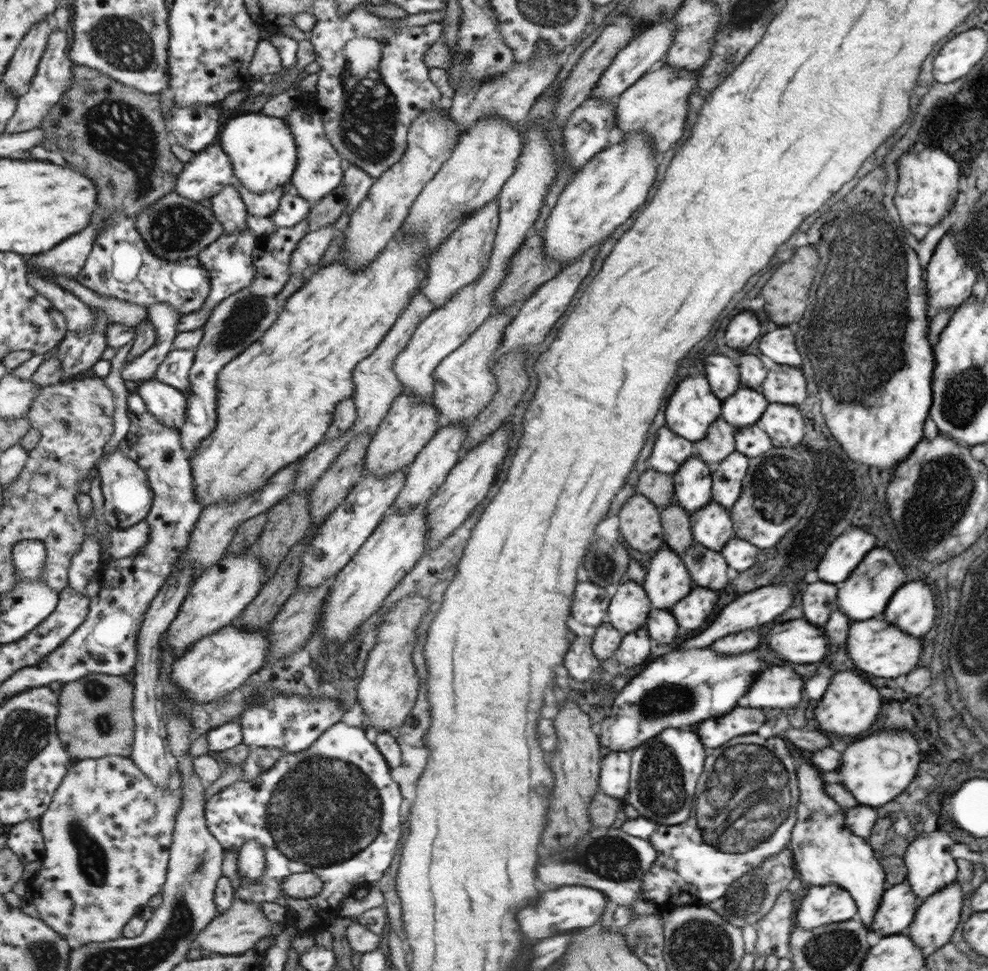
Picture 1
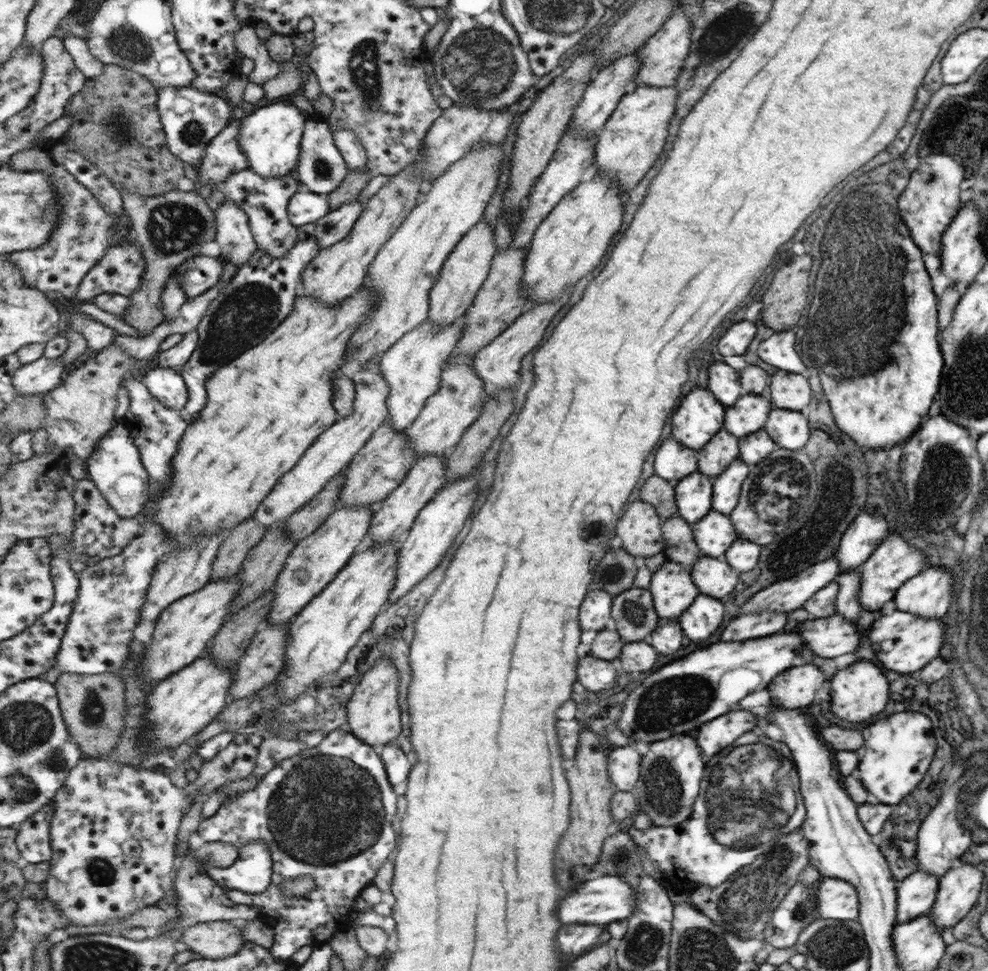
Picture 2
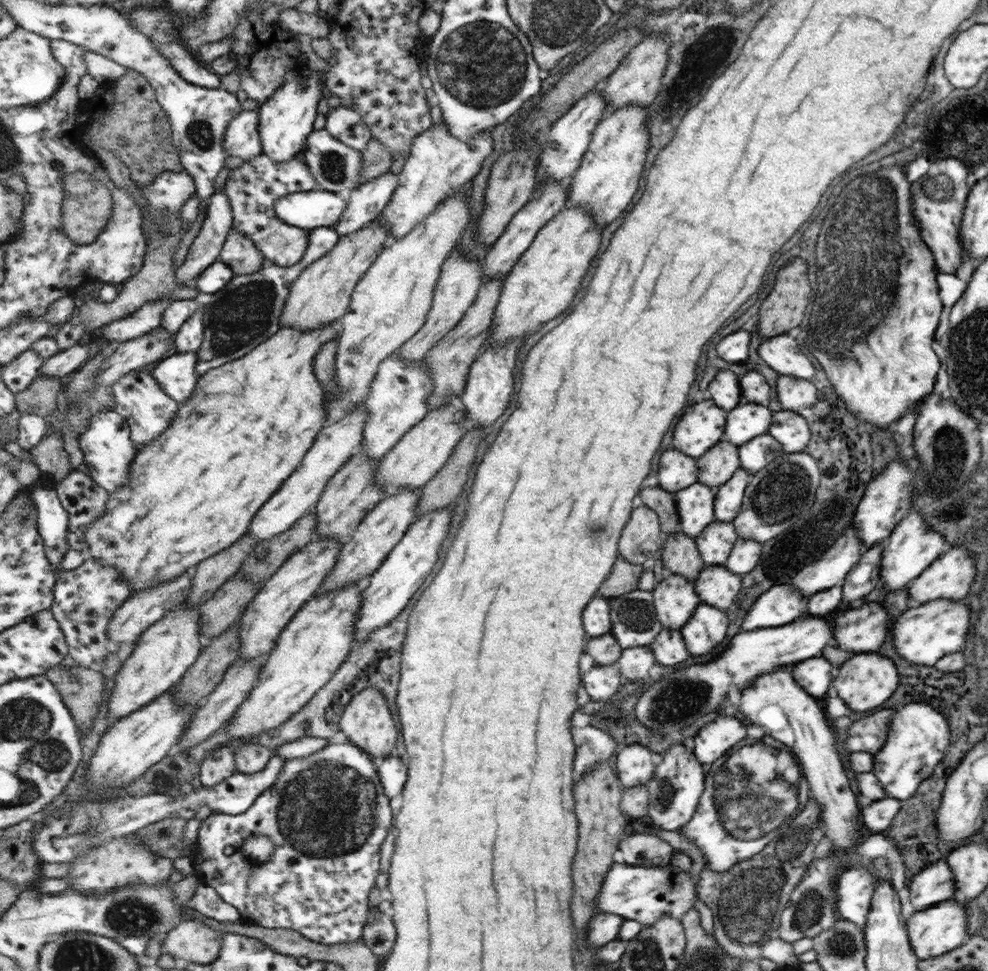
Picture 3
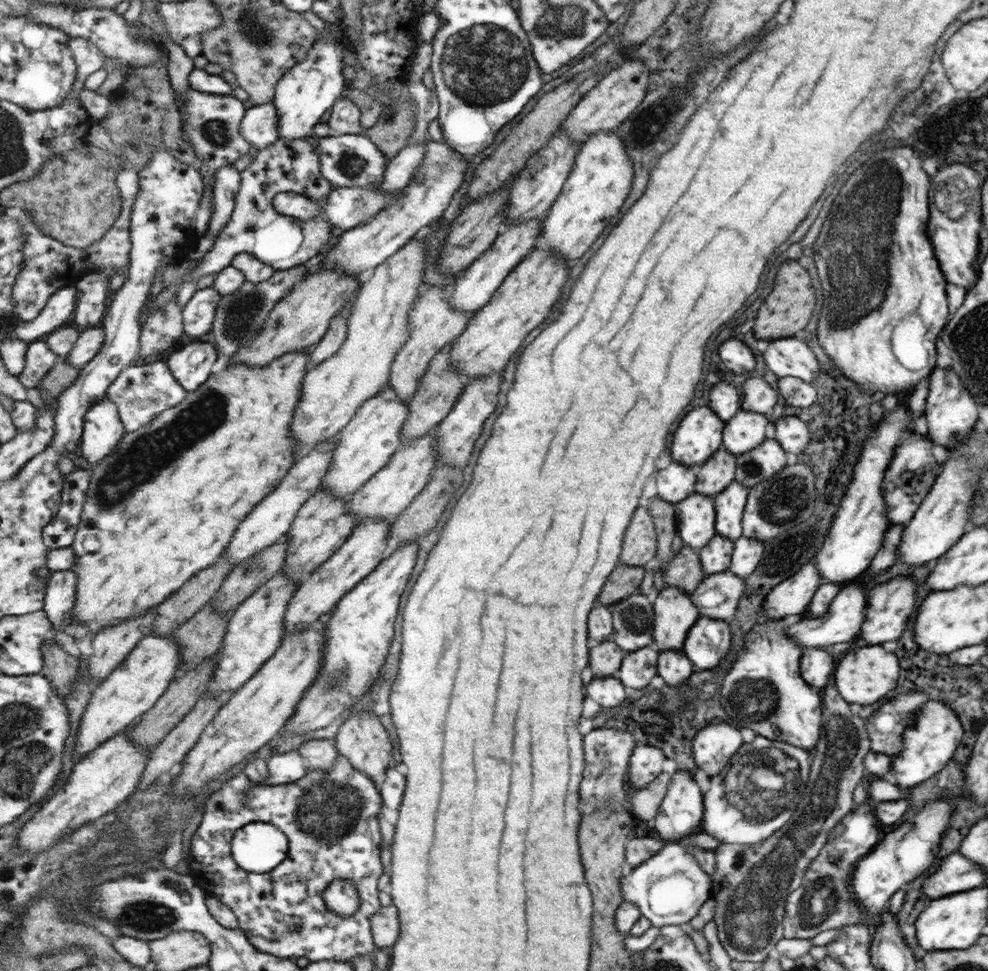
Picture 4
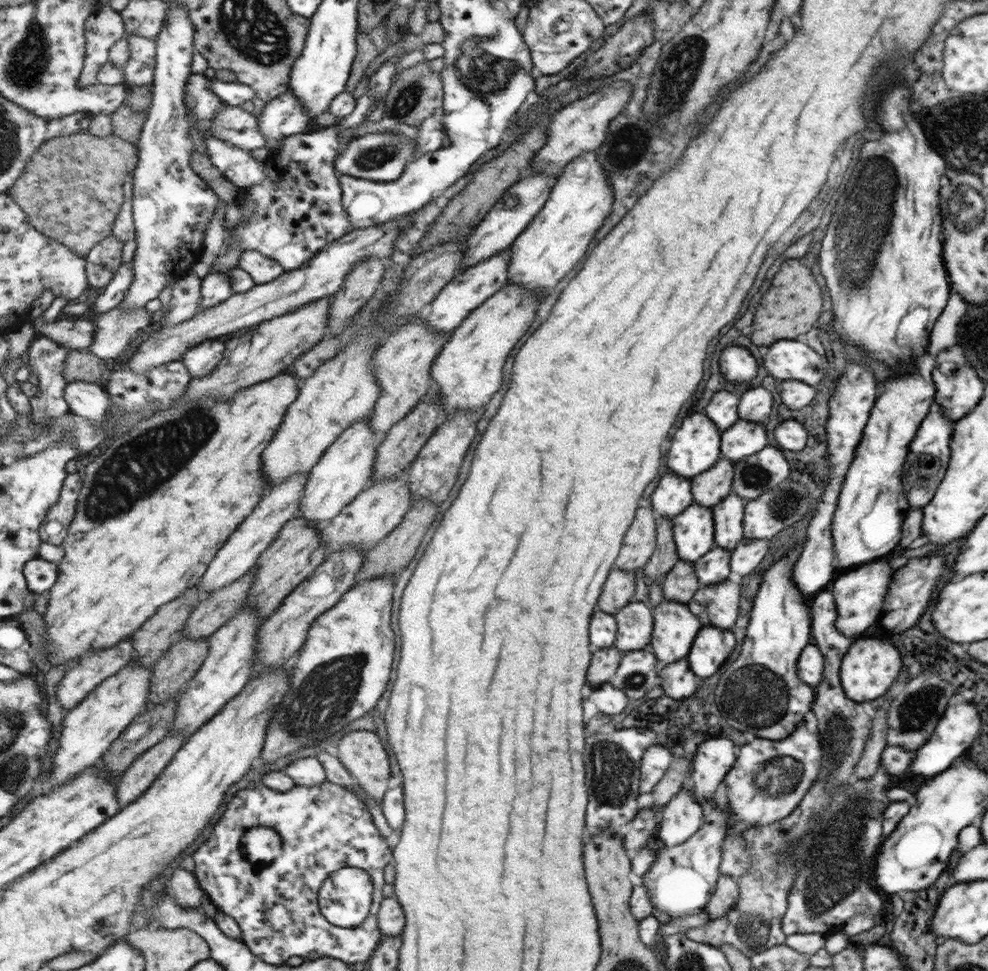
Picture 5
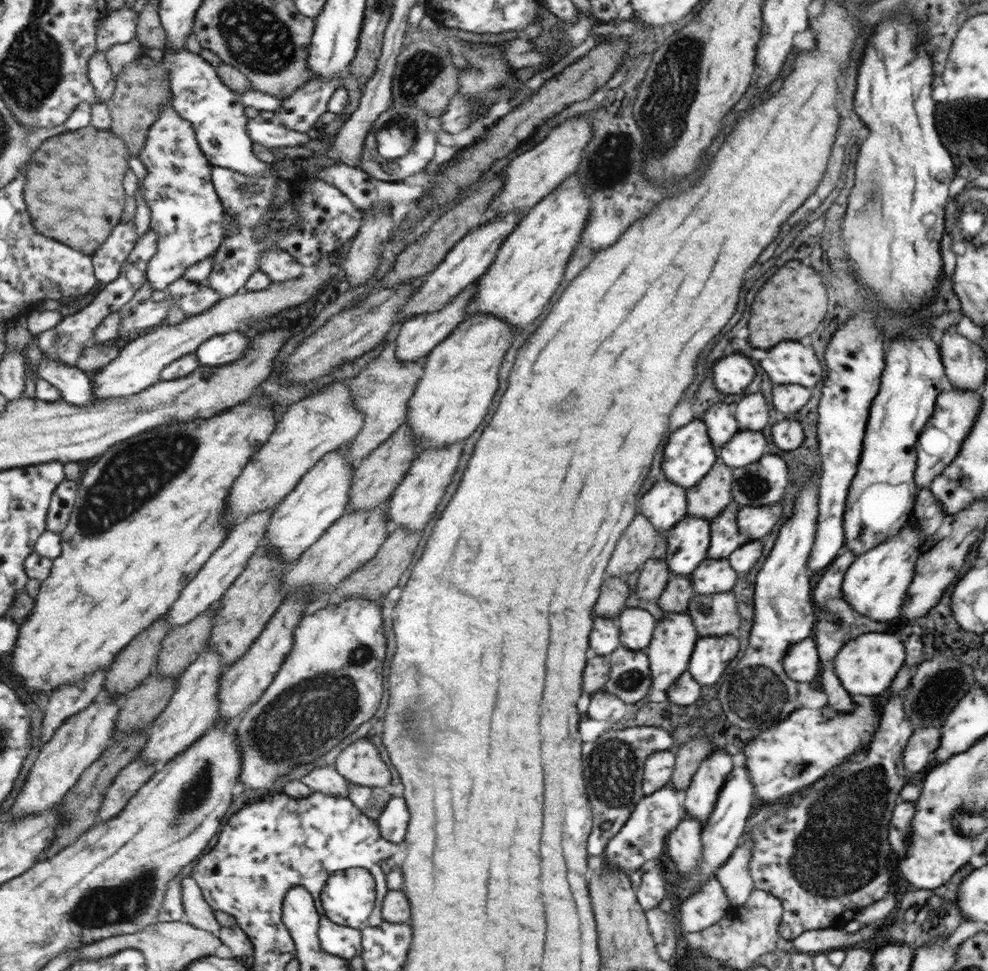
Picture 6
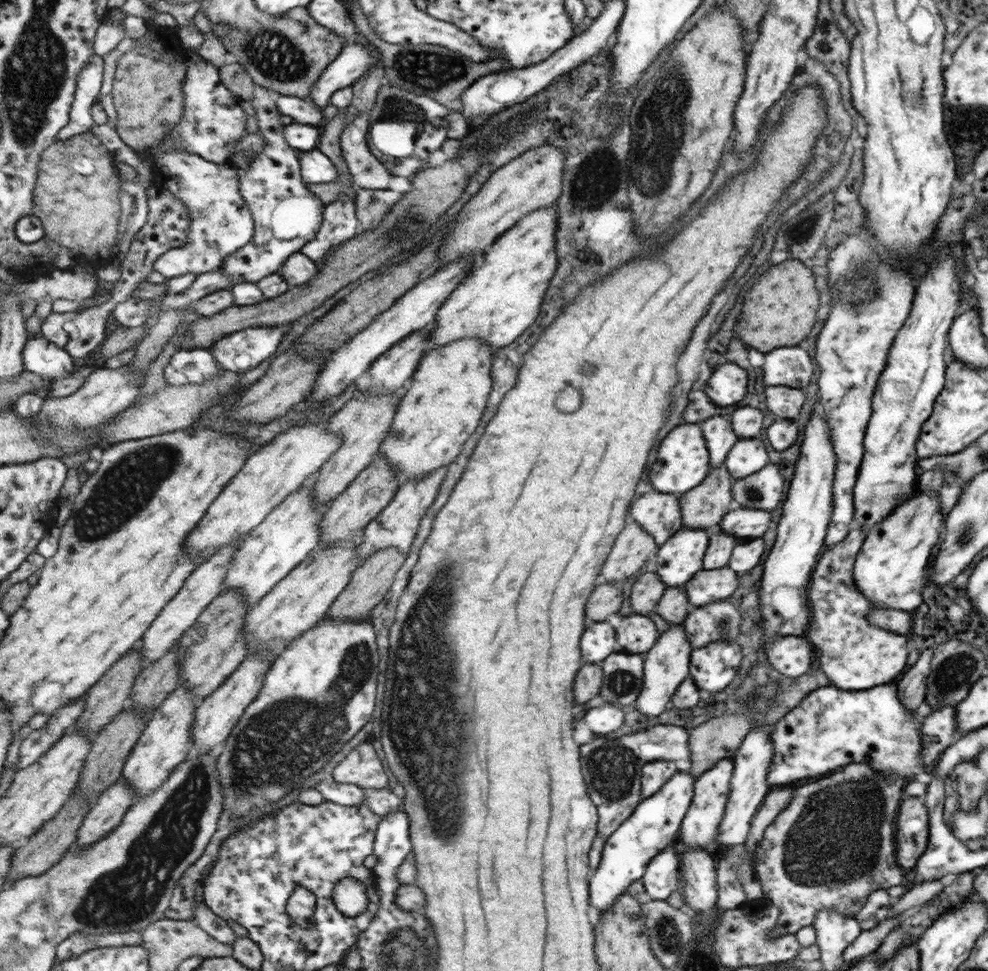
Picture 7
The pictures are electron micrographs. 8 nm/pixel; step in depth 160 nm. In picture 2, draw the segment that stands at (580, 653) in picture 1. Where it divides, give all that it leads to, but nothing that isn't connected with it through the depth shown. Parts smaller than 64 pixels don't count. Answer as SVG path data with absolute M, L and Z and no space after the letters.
M585 655L580 658L576 668L577 682L580 682L587 692L599 692L616 685L619 669L611 661Z

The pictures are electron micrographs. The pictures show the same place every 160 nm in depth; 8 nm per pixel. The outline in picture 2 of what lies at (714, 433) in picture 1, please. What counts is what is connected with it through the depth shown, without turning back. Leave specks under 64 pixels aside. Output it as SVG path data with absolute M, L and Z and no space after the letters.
M721 428L713 435L713 444L709 448L701 447L696 451L697 471L708 476L719 475L739 458L739 438Z

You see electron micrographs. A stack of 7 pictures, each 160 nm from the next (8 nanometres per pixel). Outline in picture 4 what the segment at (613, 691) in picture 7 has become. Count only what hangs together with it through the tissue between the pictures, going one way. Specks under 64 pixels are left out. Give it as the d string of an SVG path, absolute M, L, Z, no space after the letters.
M641 648L634 652L628 652L627 656L621 659L615 677L627 691L641 689L649 680L659 674L655 672L655 658L657 652L649 648Z

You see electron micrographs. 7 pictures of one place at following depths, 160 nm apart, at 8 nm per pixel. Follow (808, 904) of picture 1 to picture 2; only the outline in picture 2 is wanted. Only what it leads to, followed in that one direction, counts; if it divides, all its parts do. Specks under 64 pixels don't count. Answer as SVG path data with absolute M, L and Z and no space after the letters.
M822 878L817 887L820 917L831 920L855 921L859 916L856 889L837 878Z

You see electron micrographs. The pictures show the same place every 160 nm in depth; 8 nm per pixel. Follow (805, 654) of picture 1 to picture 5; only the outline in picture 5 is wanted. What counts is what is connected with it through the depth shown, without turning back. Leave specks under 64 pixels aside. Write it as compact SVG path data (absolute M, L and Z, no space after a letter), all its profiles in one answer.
M927 553L925 557L905 557L902 559L896 569L894 582L890 584L888 596L884 600L885 614L881 615L881 626L887 632L903 632L909 626L917 622L917 618L923 614L931 600L931 592L939 580L943 560L941 556Z

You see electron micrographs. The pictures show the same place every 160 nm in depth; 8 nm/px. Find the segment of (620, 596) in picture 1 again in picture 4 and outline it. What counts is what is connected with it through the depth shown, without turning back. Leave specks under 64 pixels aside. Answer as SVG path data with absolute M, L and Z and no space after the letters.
M636 593L629 599L607 605L606 609L612 619L613 633L610 640L619 649L634 652L643 646L652 646L651 626L655 617L645 596Z

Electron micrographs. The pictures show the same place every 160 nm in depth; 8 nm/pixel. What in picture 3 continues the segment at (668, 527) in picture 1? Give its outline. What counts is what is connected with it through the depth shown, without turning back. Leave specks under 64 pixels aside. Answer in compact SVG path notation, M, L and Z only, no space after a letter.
M676 532L665 537L664 551L660 556L664 572L693 582L699 575L699 566L703 566L697 551L693 538L685 533Z

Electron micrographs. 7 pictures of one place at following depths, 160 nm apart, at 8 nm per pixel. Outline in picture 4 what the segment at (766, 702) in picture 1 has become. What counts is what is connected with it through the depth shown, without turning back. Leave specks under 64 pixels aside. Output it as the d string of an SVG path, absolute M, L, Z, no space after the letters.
M817 648L804 649L800 656L800 676L812 686L823 688L833 670L833 658Z

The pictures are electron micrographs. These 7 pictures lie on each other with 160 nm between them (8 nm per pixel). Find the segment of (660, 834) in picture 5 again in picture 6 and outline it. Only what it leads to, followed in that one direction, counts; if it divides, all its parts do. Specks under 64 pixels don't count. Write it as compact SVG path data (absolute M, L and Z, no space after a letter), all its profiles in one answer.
M685 813L673 832L669 832L666 843L666 858L673 861L677 873L688 875L699 866L703 845L699 842L699 822L693 816Z

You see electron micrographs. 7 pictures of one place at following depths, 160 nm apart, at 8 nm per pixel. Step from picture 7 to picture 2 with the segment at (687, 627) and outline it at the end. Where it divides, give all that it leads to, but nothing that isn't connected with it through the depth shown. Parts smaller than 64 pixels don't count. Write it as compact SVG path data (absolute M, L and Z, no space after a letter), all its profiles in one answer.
M702 554L689 570L692 581L703 596L723 598L733 590L737 582L737 571L721 558L716 559Z

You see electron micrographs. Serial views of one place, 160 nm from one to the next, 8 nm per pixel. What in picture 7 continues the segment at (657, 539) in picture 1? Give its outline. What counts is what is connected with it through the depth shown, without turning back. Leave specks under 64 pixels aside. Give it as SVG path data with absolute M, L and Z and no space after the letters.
M633 520L625 525L625 532L616 537L617 544L612 544L613 552L609 551L608 559L600 569L598 585L615 584L633 576L646 562L645 558L655 550L653 537Z

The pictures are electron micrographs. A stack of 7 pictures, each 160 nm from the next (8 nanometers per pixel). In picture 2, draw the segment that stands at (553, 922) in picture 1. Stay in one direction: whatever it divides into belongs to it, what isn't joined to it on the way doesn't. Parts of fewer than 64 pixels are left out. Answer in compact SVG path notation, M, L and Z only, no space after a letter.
M598 874L581 883L576 890L567 891L561 900L561 924L604 924L633 916L637 908L635 888L624 881L624 876Z

